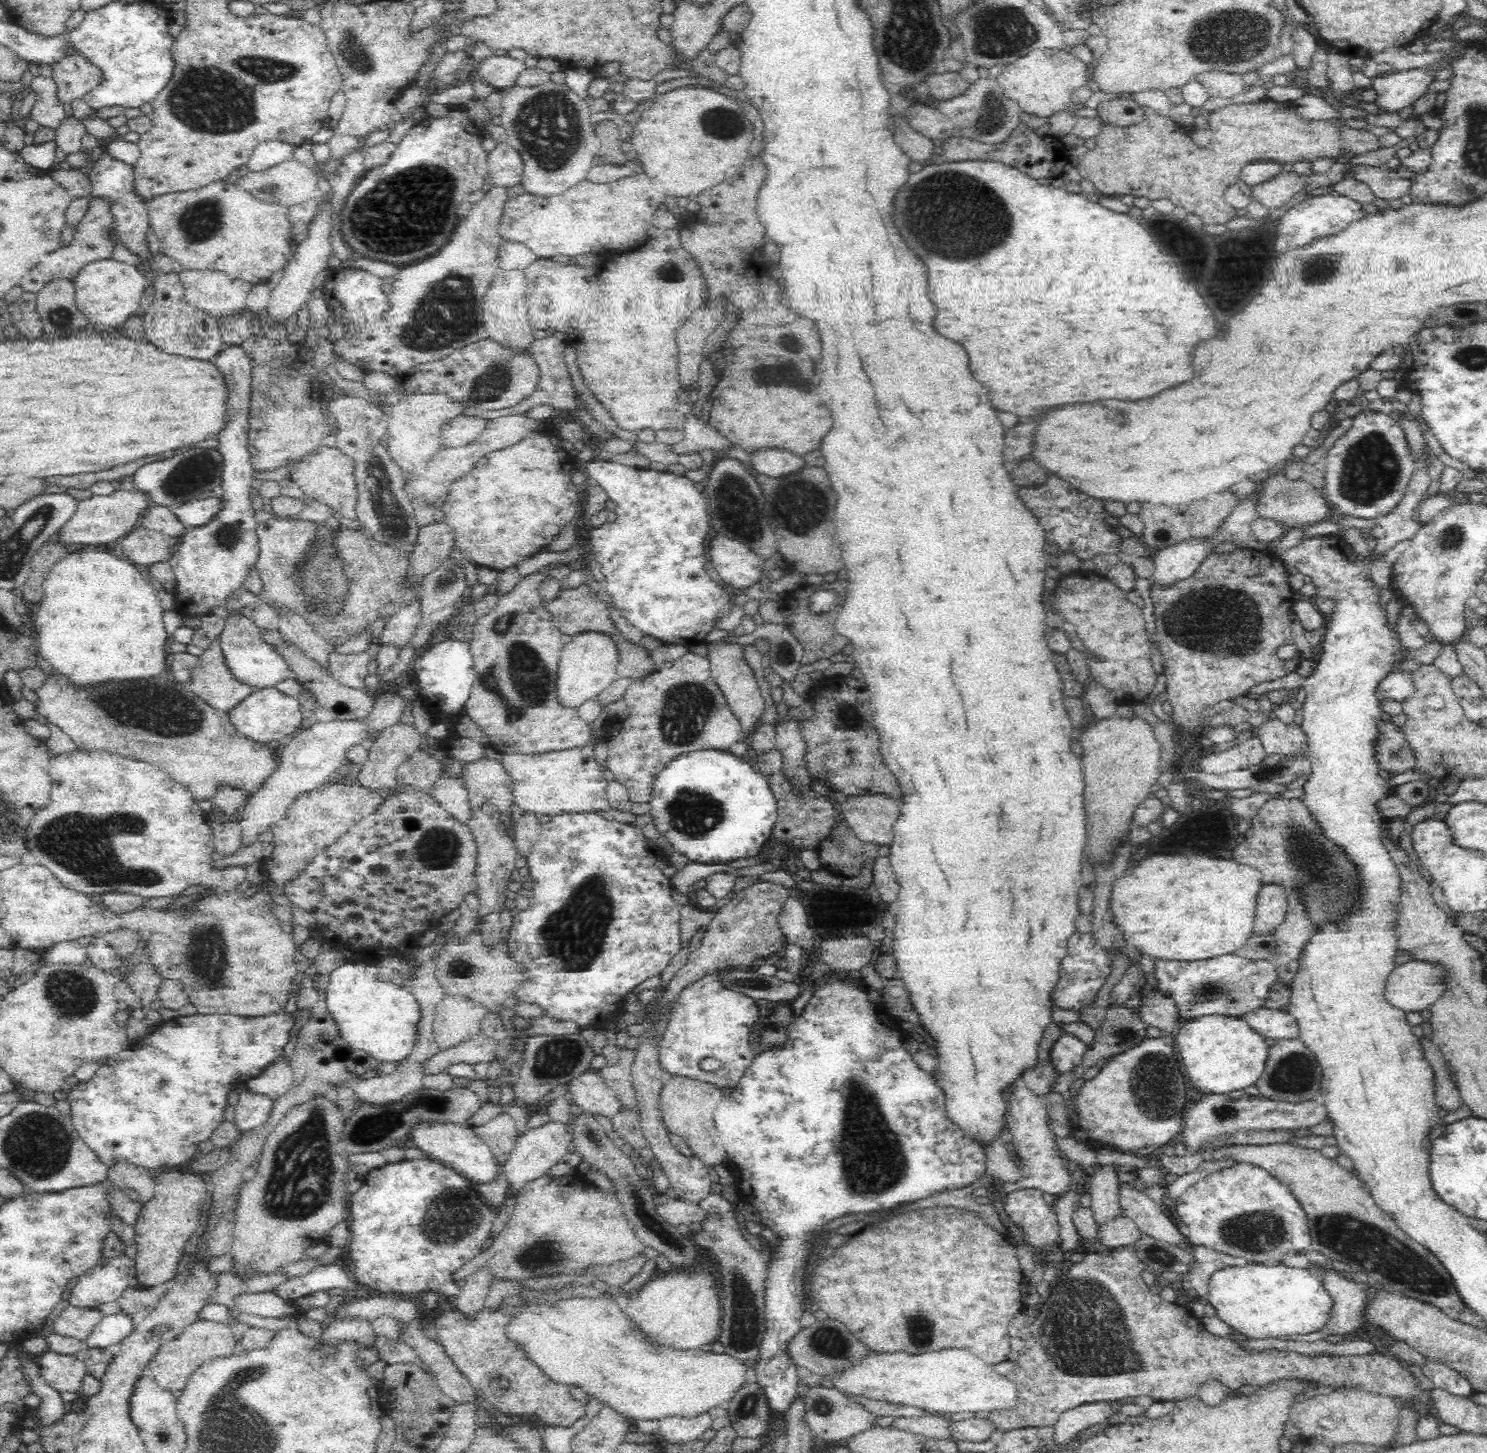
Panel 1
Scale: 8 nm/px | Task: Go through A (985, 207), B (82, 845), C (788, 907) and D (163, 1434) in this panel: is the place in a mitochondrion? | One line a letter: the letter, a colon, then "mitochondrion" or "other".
A: mitochondrion
B: mitochondrion
C: other
D: mitochondrion

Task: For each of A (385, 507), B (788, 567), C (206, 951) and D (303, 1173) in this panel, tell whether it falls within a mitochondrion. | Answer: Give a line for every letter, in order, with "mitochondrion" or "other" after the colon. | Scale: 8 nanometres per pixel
A: mitochondrion
B: other
C: mitochondrion
D: mitochondrion

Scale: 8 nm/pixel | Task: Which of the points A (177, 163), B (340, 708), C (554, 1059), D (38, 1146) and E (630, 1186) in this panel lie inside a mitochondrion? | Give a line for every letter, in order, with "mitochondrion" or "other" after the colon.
A: other
B: other
C: mitochondrion
D: mitochondrion
E: mitochondrion

